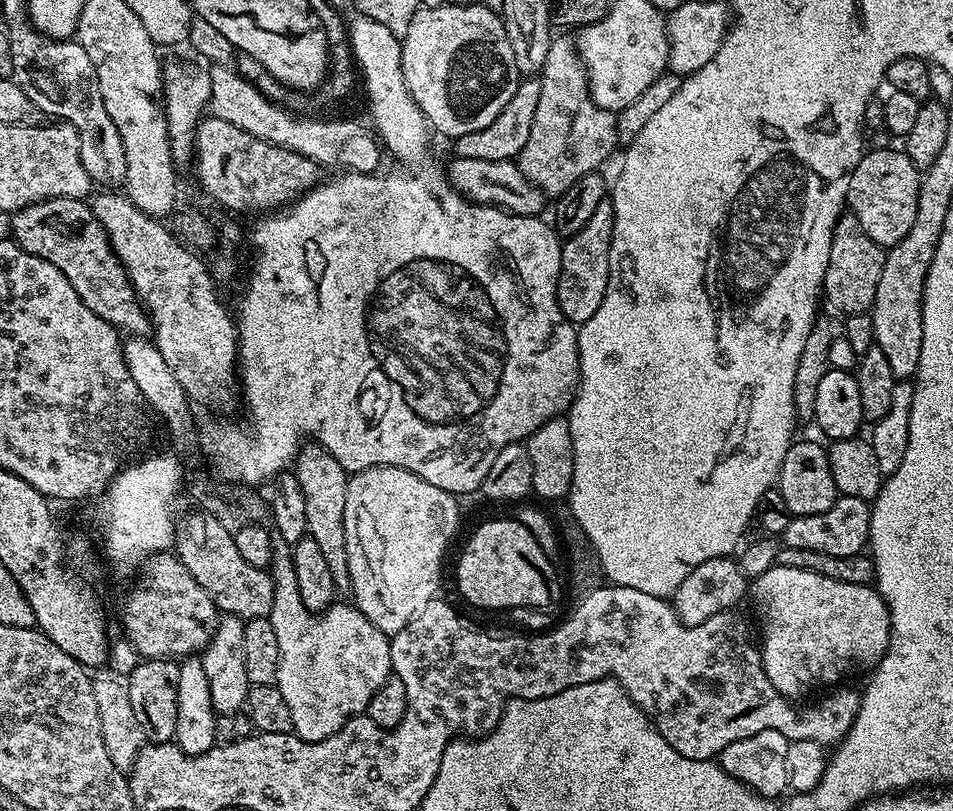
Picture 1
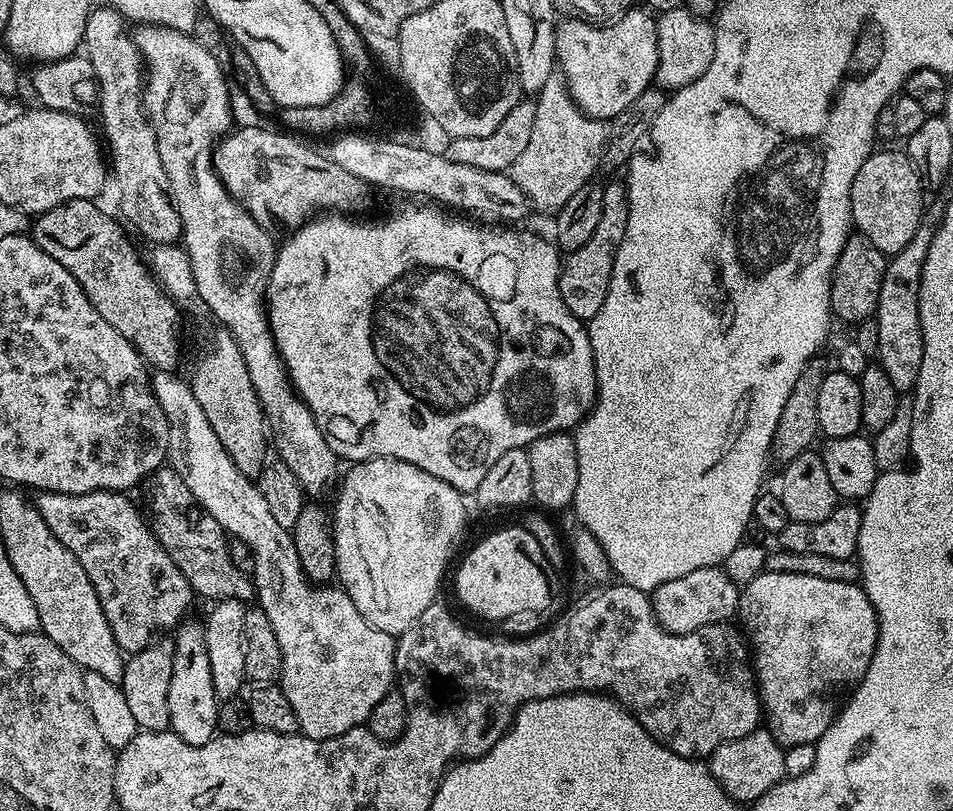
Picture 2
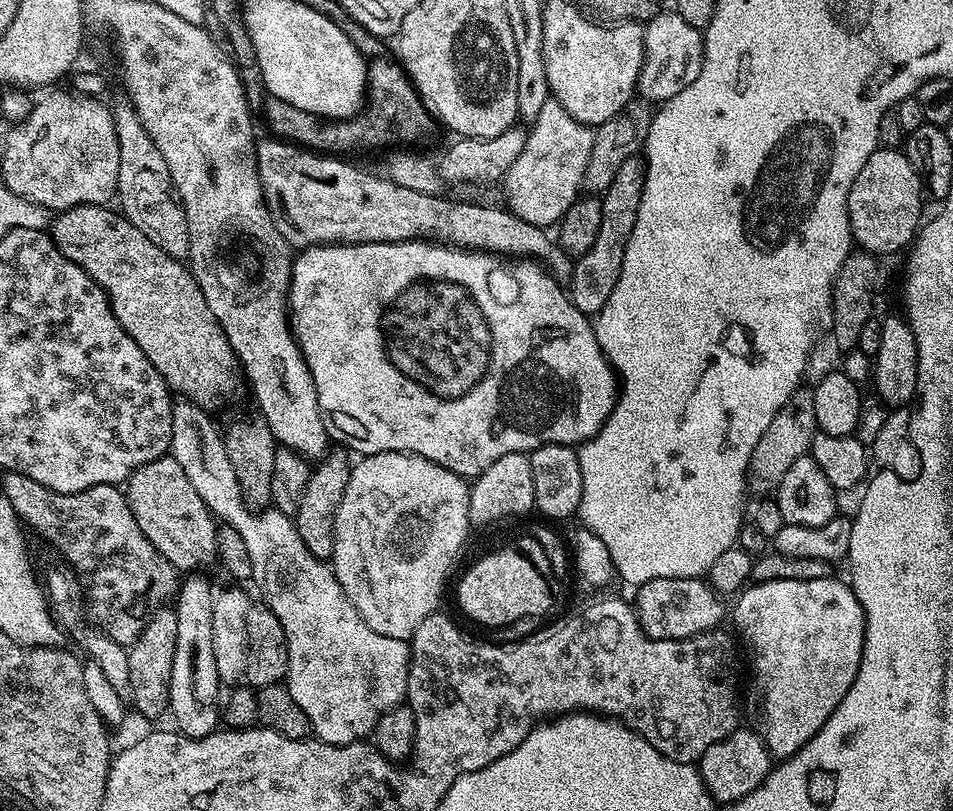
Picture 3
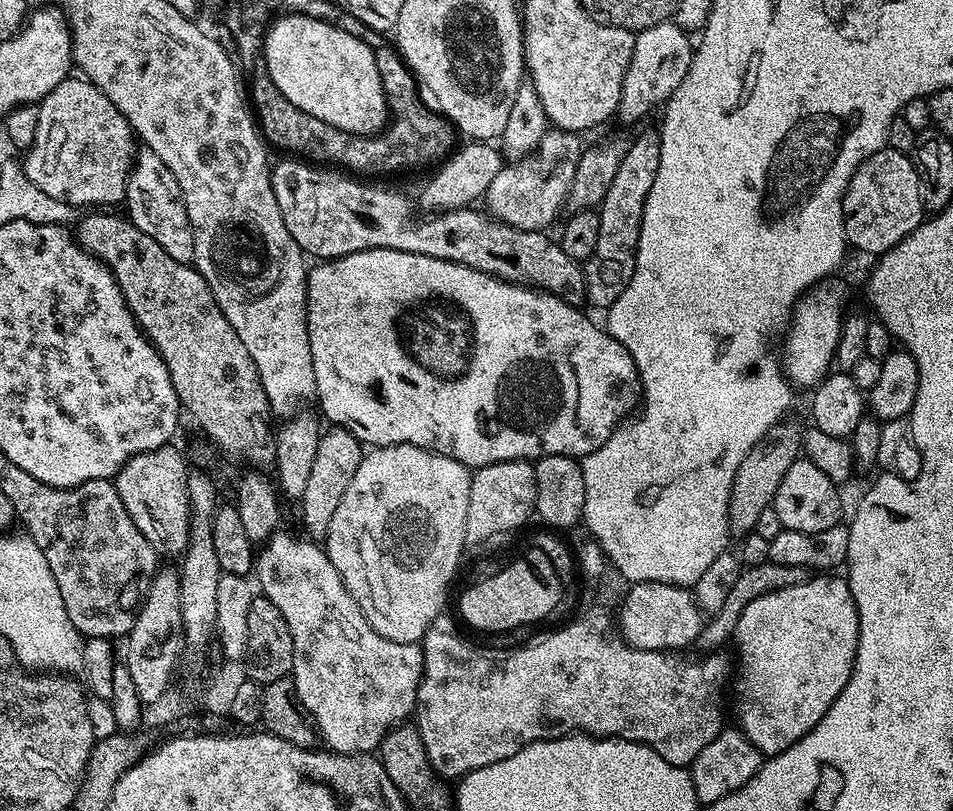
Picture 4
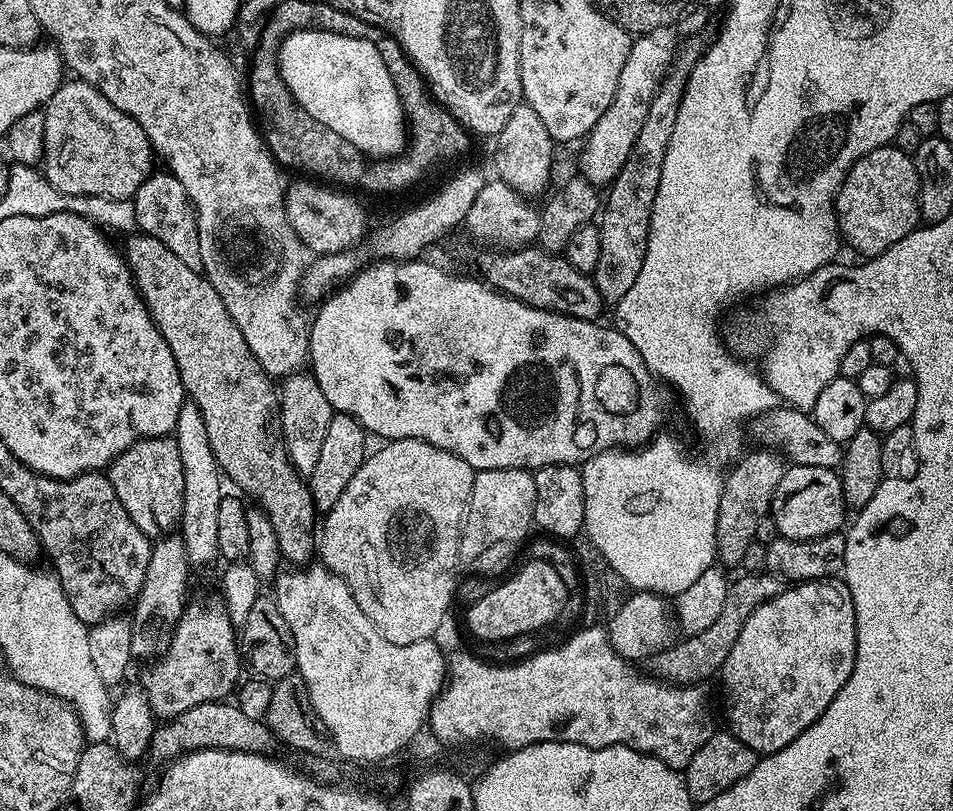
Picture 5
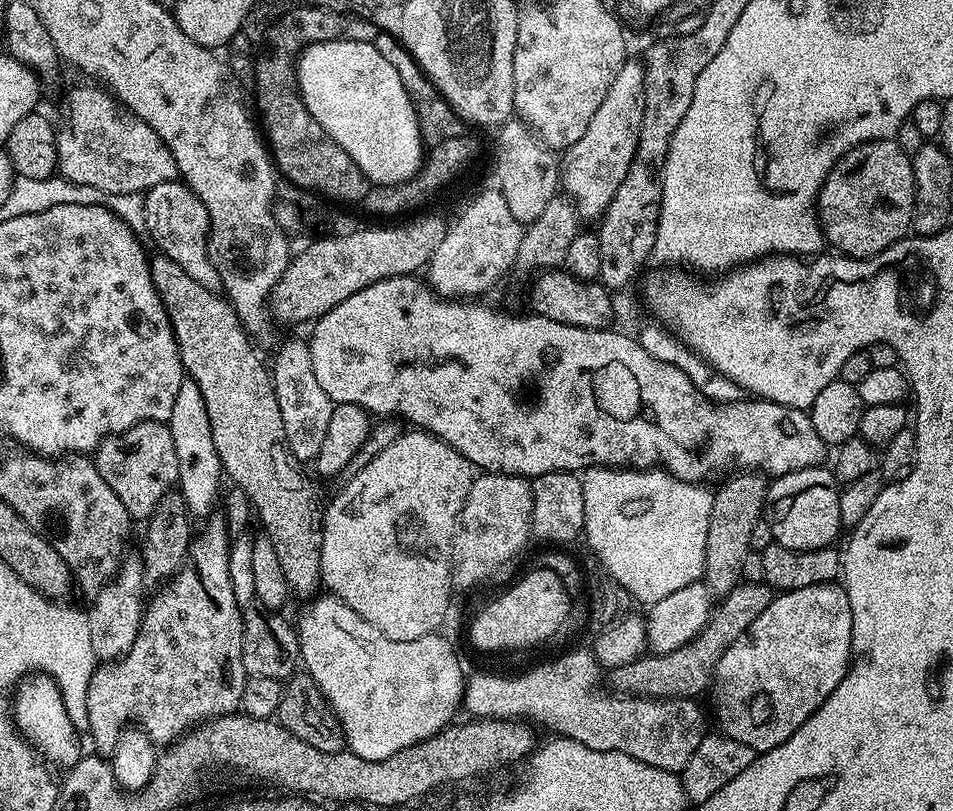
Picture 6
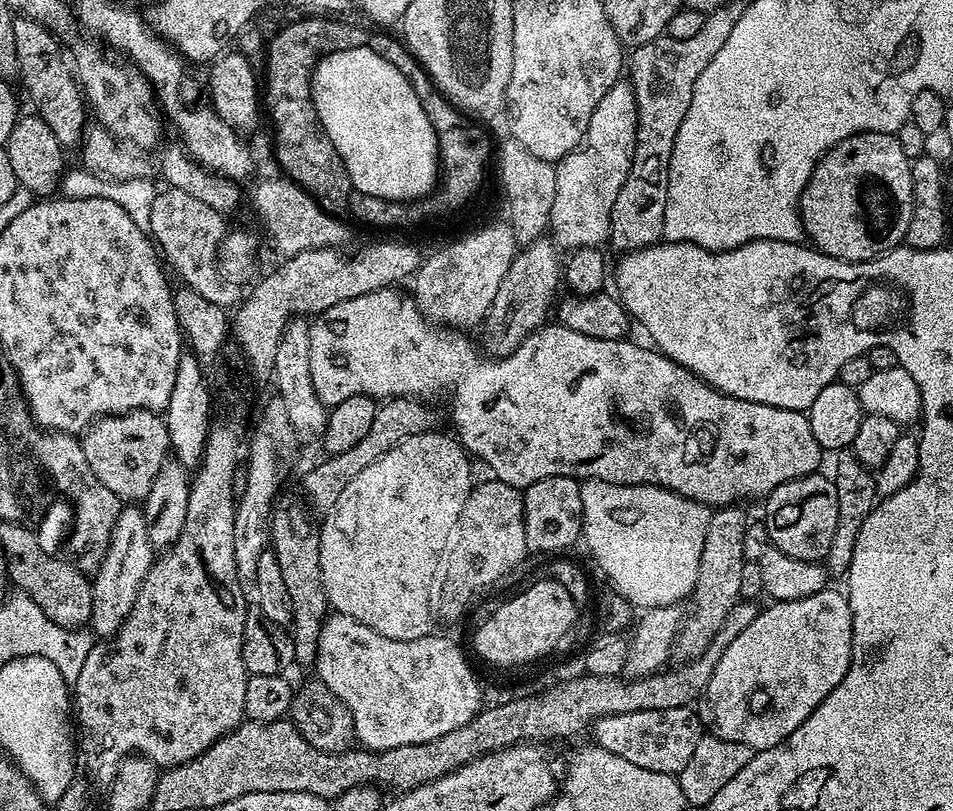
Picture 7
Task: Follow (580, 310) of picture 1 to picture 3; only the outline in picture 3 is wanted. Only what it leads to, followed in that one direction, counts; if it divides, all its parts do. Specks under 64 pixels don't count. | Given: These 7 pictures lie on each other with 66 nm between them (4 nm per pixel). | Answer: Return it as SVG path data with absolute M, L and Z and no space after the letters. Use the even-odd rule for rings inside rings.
M639 155L622 162L618 174L614 174L614 182L610 182L608 189L602 193L602 227L598 229L598 238L594 238L594 246L590 246L590 250L573 263L566 291L572 304L585 314L600 312L614 286L618 286L622 258L626 258L626 242L630 242L630 230L634 230L634 218L638 218L638 202L644 189L644 166L645 161Z

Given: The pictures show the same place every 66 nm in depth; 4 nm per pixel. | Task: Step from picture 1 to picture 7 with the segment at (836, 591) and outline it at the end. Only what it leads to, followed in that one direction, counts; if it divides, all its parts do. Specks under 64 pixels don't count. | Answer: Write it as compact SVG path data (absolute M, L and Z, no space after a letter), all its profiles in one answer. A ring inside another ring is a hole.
M840 594L837 600L824 599L781 600L769 603L769 608L765 607L758 614L758 618L754 618L754 622L750 622L750 626L746 626L746 630L742 630L742 634L738 634L738 638L734 638L734 642L730 642L730 646L726 646L726 654L722 654L722 658L718 658L718 666L714 666L714 674L702 697L702 705L704 704L702 724L711 735L722 738L726 742L742 742L758 752L766 750L770 746L778 746L790 734L794 734L794 730L798 730L798 726L802 726L802 722L806 722L806 718L810 718L812 711L823 702L826 694L830 694L830 690L834 690L838 686L838 682L842 682L842 678L848 672L852 657L852 615L847 595Z

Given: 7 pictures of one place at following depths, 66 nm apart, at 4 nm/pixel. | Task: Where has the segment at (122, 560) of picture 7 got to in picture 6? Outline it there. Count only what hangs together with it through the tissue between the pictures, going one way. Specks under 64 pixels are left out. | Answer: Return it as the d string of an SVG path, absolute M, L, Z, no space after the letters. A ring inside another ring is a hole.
M132 554L121 563L119 572L112 581L97 592L91 601L92 608L87 609L90 622L90 642L94 645L97 661L111 662L125 656L138 636L140 623L146 607L146 585L144 582L144 562L139 555Z

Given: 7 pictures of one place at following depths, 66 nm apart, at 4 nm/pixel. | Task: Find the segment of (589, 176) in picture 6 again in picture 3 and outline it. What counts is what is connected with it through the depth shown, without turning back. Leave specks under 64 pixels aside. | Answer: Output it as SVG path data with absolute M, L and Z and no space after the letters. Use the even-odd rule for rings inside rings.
M674 10L657 11L655 18L644 24L644 61L636 83L639 95L653 105L663 104L698 78L703 61L704 37L701 29L690 26Z

